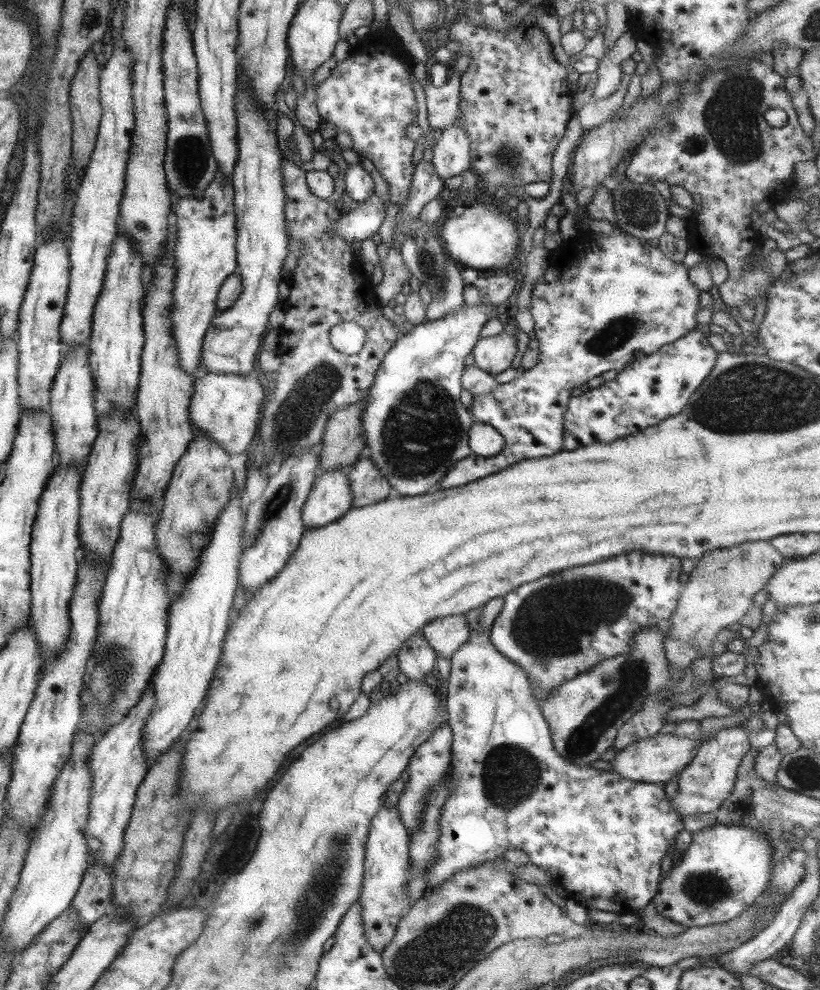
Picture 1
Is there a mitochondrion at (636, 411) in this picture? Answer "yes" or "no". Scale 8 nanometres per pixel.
no

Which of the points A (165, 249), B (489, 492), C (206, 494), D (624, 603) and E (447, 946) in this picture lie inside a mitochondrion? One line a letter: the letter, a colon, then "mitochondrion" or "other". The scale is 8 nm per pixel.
A: other
B: other
C: other
D: mitochondrion
E: mitochondrion

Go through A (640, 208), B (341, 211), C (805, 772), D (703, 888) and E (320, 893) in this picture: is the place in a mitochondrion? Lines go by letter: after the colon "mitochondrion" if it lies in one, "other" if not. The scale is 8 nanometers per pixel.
A: mitochondrion
B: other
C: mitochondrion
D: mitochondrion
E: mitochondrion

